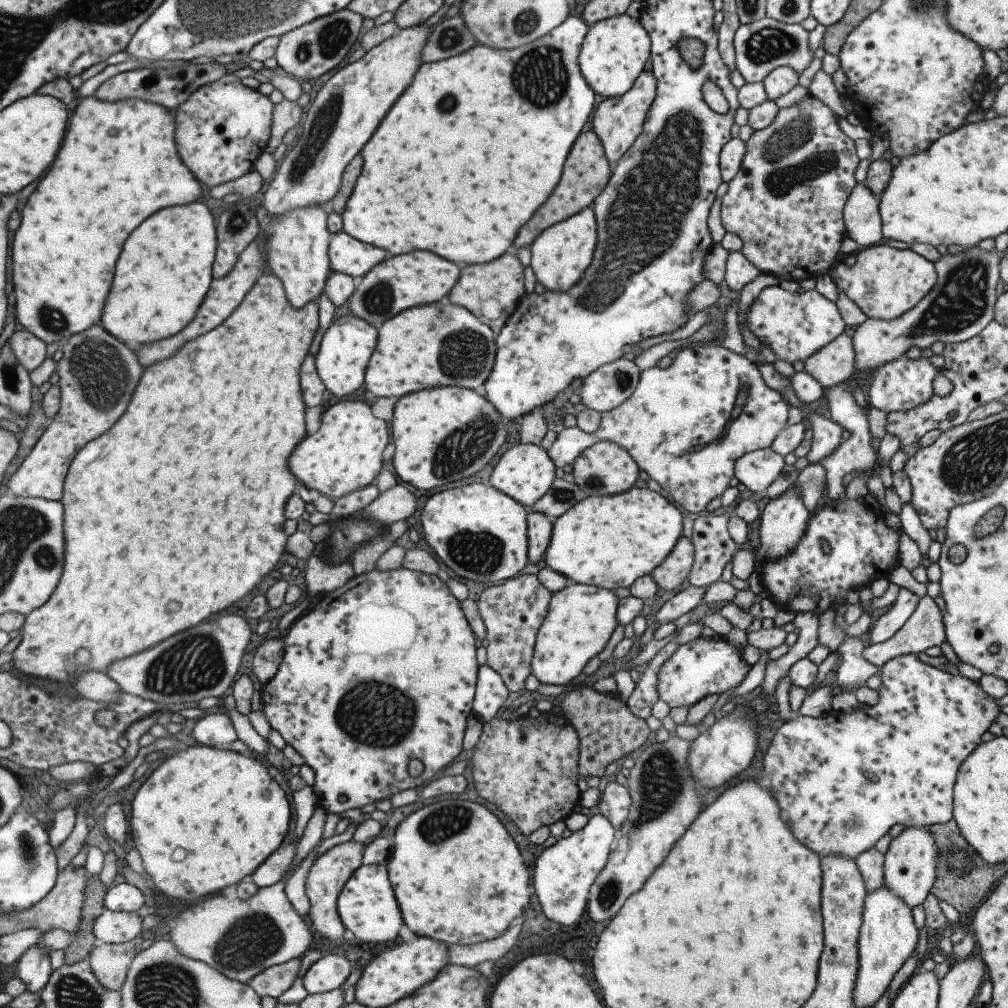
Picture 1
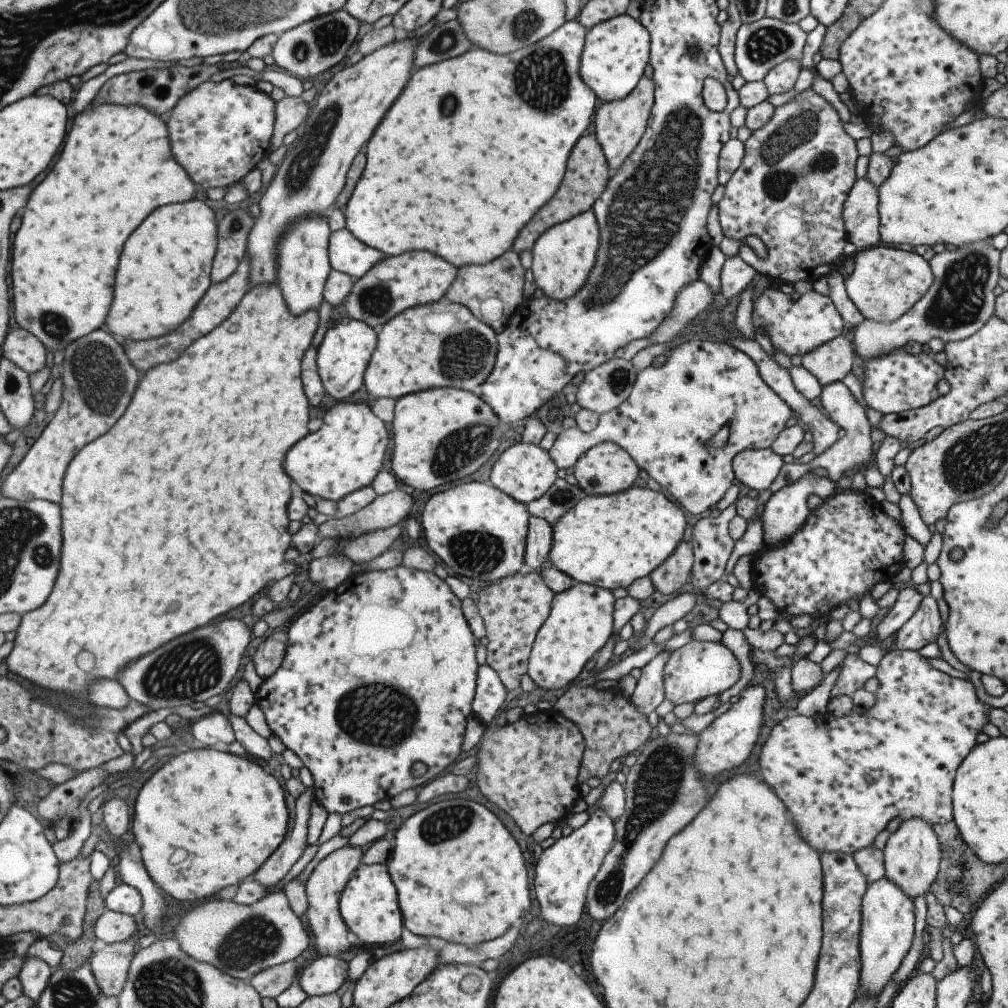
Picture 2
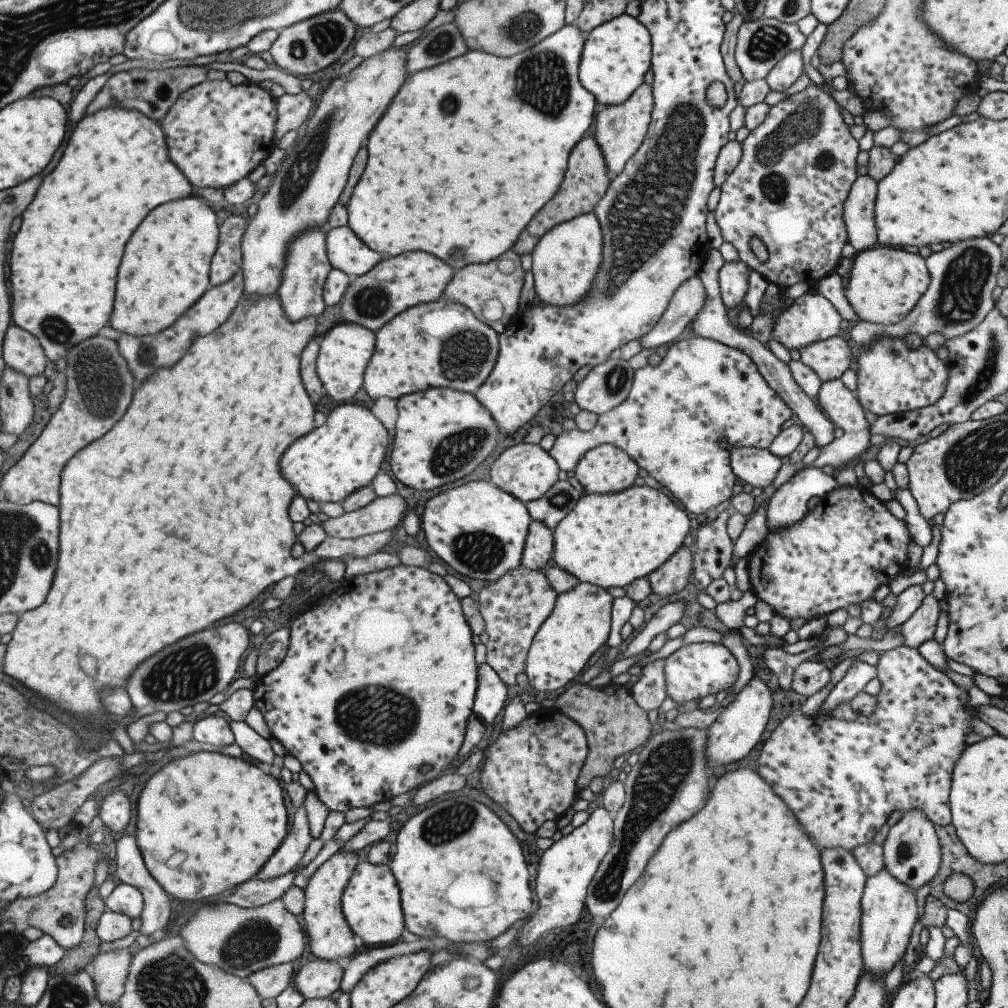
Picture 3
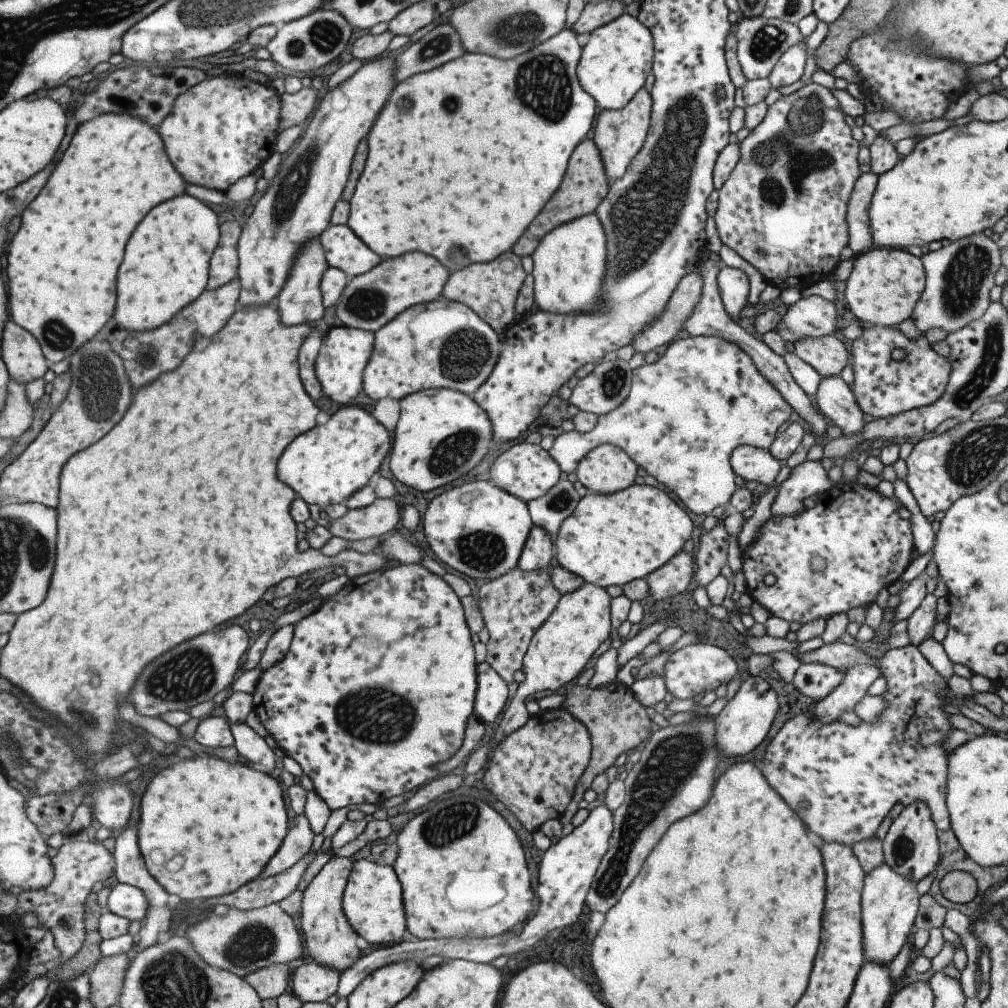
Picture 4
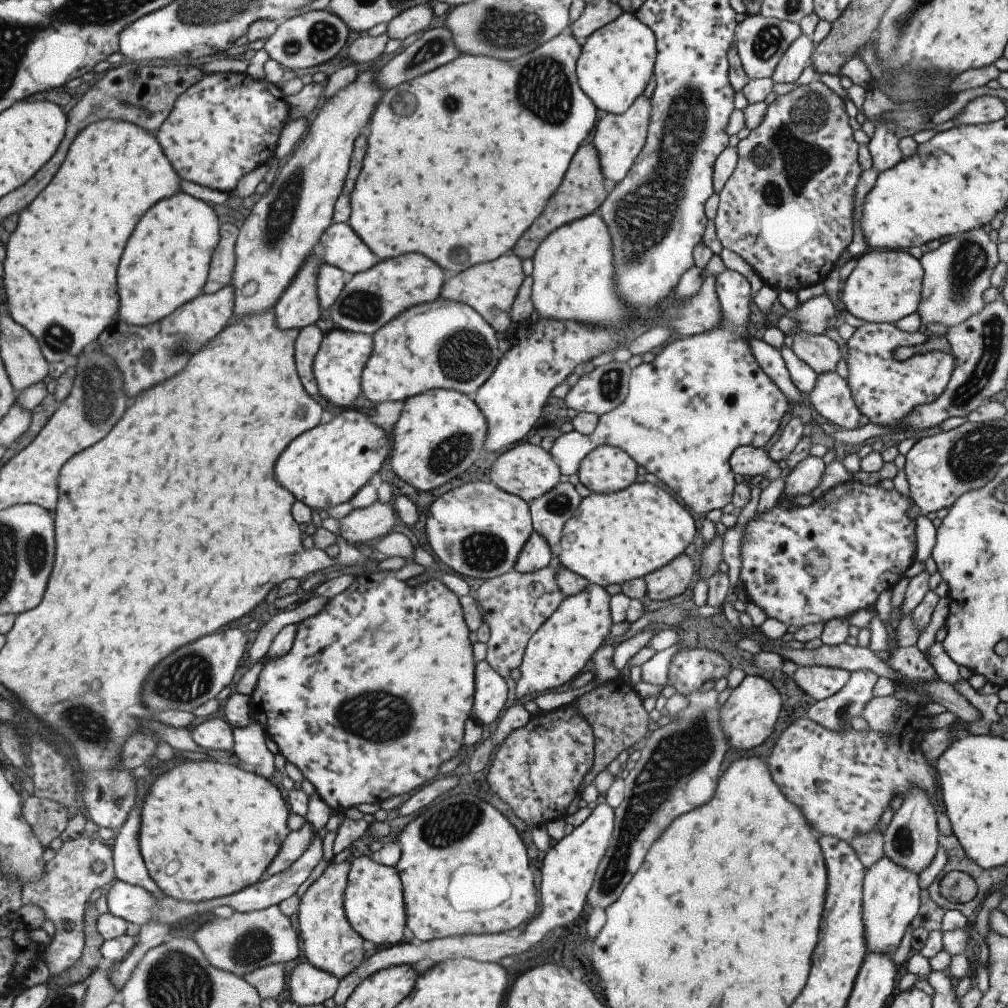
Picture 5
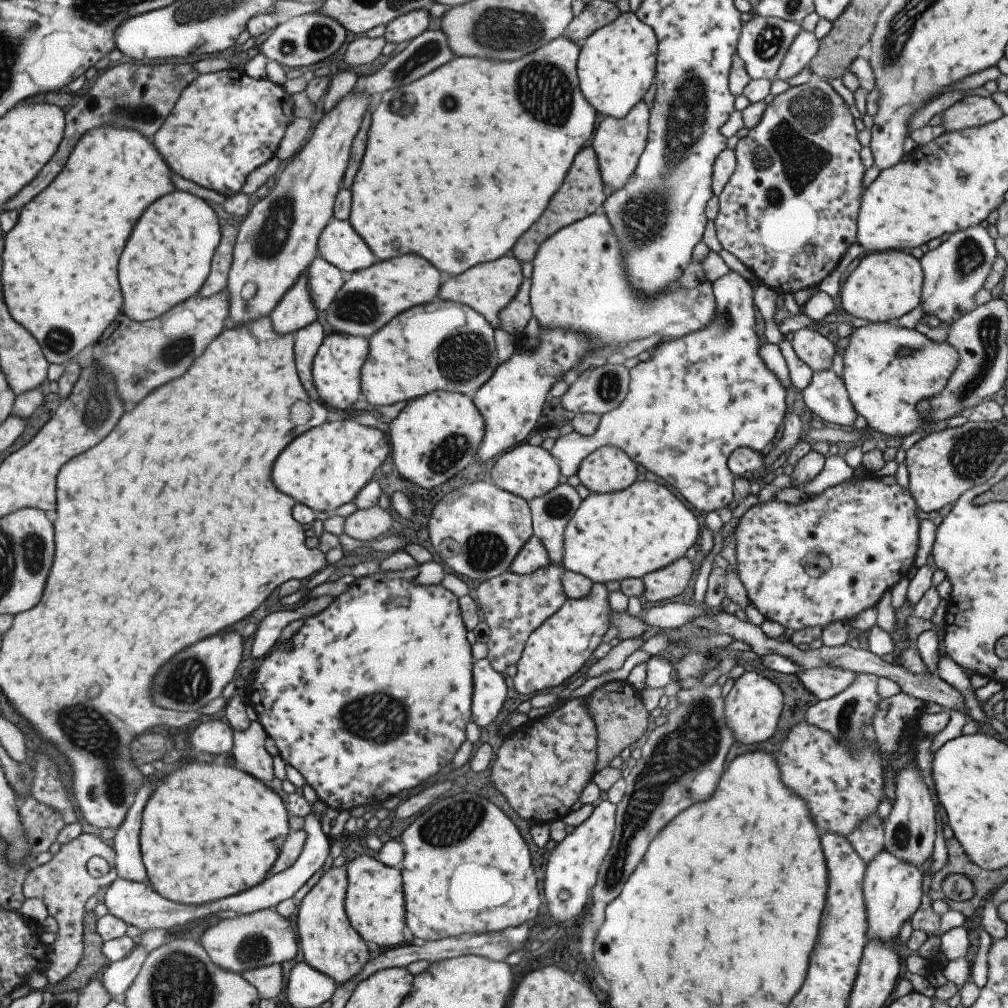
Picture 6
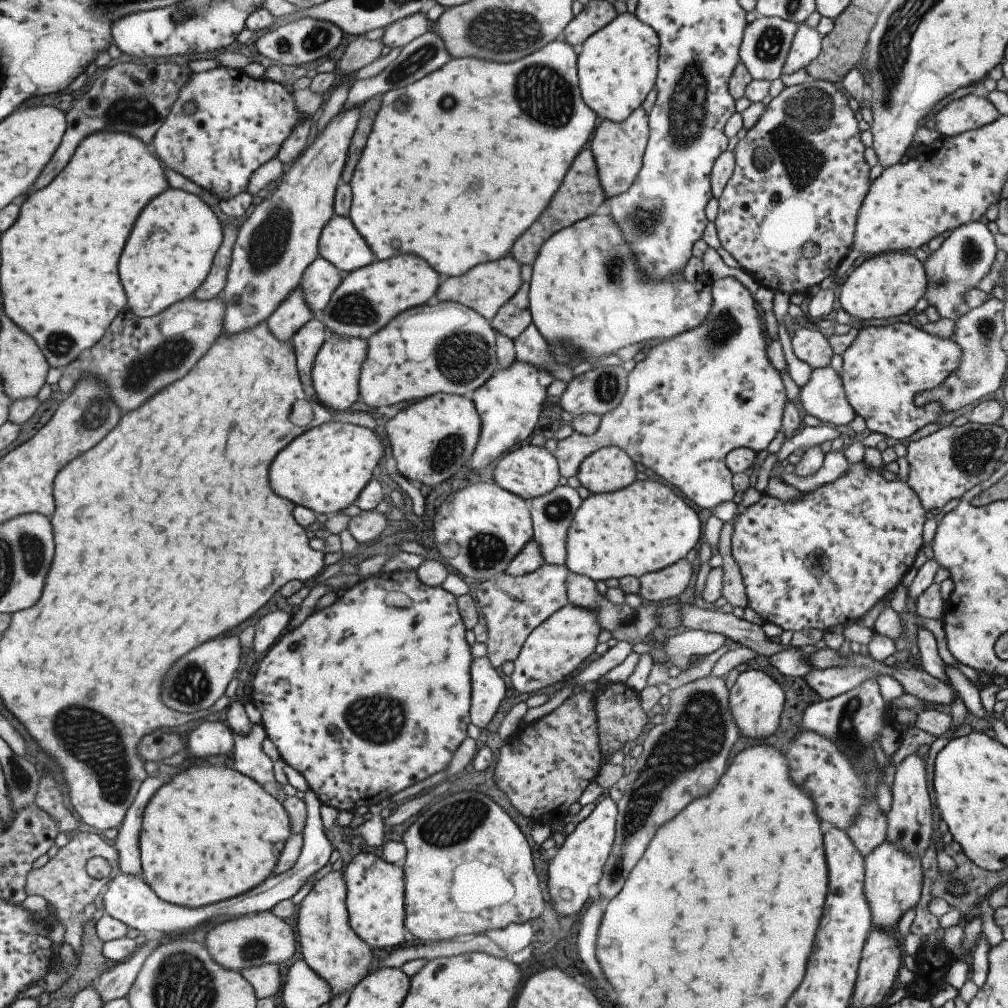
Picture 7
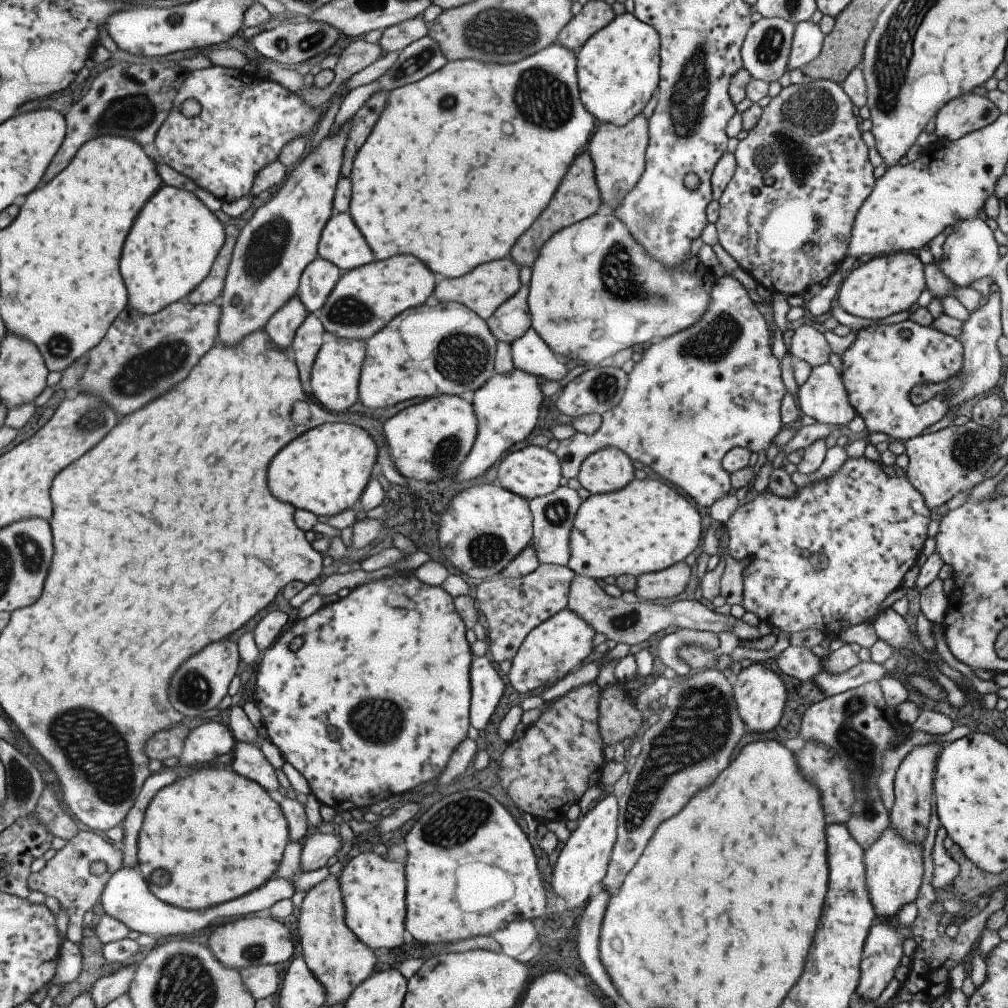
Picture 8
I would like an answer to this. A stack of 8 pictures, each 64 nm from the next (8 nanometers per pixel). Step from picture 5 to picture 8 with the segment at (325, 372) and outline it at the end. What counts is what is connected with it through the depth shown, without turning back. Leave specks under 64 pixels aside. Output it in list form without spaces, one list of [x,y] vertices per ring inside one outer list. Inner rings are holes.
[[[339,337],[325,340],[315,355],[310,368],[310,397],[325,410],[336,414],[346,414],[346,408],[358,398],[358,378],[360,366],[365,356],[366,344],[357,339]]]

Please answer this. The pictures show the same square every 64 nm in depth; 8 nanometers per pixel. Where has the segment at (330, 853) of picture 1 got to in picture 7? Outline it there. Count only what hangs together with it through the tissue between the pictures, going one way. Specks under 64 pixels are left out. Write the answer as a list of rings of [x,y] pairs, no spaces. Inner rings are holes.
[[[329,871],[317,879],[311,891],[299,903],[297,936],[305,964],[331,987],[331,994],[350,991],[368,972],[370,948],[353,932],[344,903],[346,884],[341,871]]]

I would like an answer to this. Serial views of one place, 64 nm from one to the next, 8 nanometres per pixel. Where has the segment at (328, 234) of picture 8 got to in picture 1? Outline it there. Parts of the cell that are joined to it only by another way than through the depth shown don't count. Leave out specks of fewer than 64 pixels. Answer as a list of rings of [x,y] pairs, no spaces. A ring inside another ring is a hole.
[[[343,231],[331,234],[328,242],[328,261],[331,271],[350,277],[362,277],[372,266],[387,257],[387,252],[354,238]]]

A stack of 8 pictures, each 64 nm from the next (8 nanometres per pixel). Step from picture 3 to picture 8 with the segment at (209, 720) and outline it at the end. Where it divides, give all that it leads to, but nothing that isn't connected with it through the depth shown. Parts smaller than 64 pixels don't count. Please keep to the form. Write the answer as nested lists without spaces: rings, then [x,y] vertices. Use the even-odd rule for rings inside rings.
[[[214,721],[200,723],[186,734],[177,766],[209,764],[217,756],[231,754],[234,741],[227,726]]]

